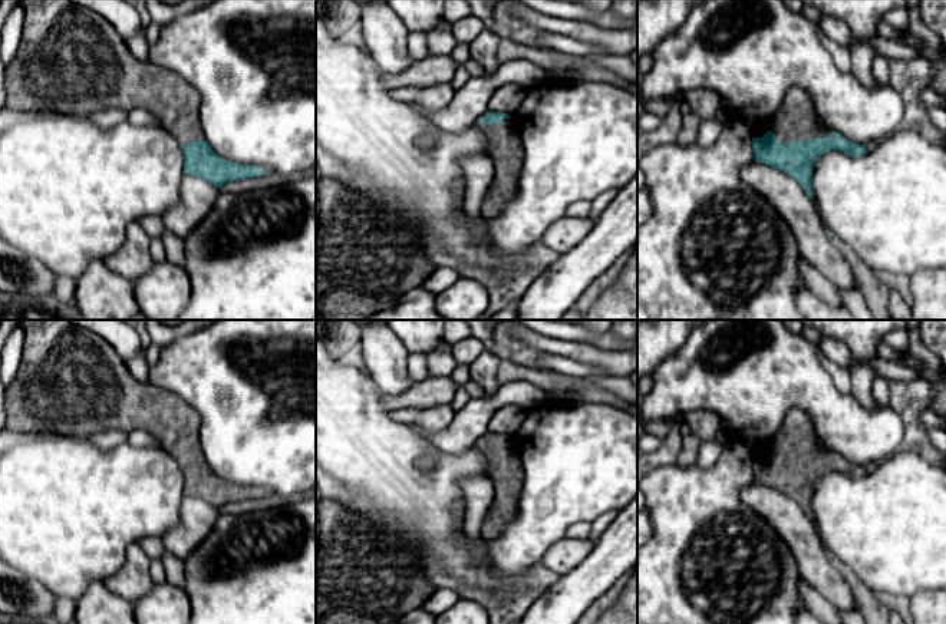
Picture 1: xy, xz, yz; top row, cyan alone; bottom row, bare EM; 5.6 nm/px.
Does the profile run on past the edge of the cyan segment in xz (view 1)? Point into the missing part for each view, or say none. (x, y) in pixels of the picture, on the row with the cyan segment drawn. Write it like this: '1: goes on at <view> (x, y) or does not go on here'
1: goes on at xz (504, 145)

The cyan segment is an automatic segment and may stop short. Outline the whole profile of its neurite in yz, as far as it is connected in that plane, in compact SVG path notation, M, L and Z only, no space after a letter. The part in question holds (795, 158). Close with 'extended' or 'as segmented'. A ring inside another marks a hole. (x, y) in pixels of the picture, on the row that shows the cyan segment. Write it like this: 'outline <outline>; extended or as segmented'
outline M800 88L787 90L784 103L771 131L762 138L752 138L752 151L755 161L777 168L792 176L812 201L812 165L830 151L841 151L850 156L860 158L867 153L866 145L854 143L841 133L824 128L814 110L811 98Z; extended

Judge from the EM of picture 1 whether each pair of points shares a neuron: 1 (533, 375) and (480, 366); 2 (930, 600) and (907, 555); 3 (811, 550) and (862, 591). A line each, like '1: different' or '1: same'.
1: different
2: different
3: different

